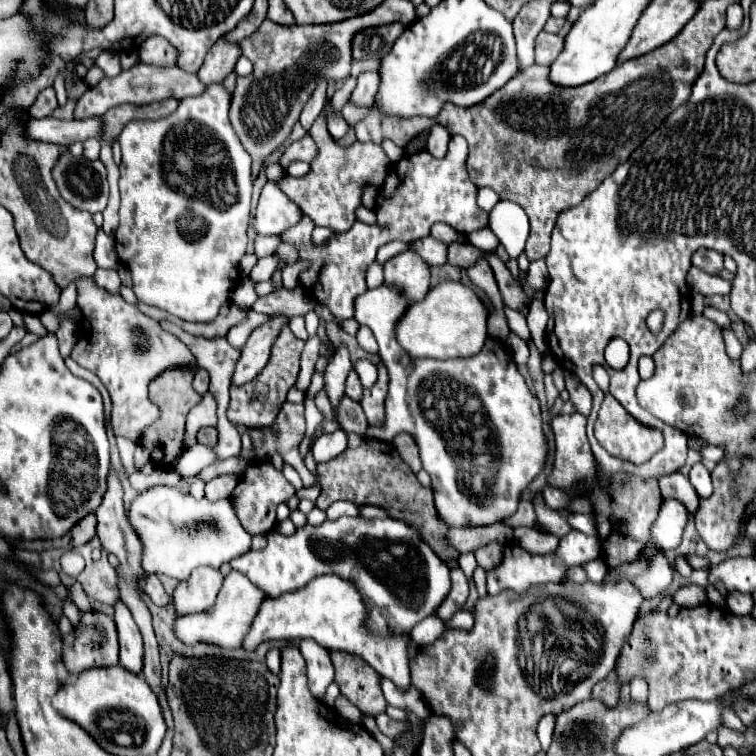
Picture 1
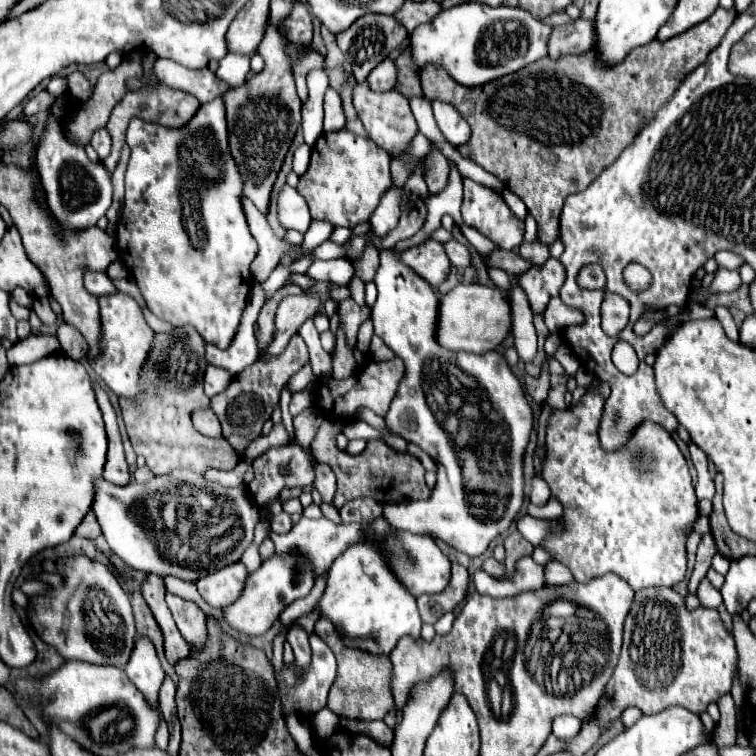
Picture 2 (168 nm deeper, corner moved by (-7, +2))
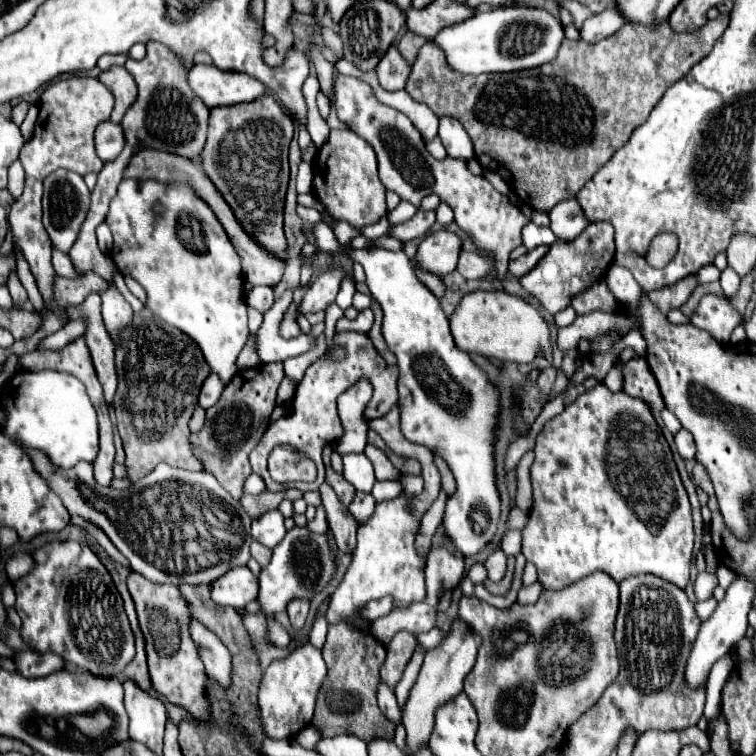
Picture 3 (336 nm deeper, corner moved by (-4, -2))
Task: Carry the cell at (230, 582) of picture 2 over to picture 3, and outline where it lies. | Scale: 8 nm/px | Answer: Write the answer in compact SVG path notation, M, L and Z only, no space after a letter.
M249 567L231 569L229 573L211 583L211 599L217 605L243 609L255 597L257 597L257 577L249 571Z

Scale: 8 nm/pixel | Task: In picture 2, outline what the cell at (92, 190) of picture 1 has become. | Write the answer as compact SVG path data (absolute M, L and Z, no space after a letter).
M48 113L44 131L38 139L38 169L42 177L42 187L46 191L48 207L58 223L68 231L82 231L100 217L106 215L112 203L112 177L106 173L104 165L94 165L88 161L84 147L70 143L60 127L60 121L54 113Z

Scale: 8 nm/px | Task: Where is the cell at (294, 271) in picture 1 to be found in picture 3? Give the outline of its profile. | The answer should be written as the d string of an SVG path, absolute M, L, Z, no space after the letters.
M383 217L381 221L377 221L377 223L371 225L371 227L363 227L363 229L361 229L361 235L365 235L367 239L379 239L379 237L385 233L385 229L389 229L387 217Z

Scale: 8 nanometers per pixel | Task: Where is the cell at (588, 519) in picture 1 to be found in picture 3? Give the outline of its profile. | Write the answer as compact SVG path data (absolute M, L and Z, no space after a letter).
M509 531L501 543L501 549L505 555L517 555L521 551L521 531Z

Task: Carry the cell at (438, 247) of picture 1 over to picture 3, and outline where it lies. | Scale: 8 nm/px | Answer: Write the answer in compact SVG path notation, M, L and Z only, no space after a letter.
M461 251L459 253L459 263L457 263L457 271L465 277L465 279L481 279L487 273L493 273L493 261L489 255L481 255L481 253L473 253L473 251Z

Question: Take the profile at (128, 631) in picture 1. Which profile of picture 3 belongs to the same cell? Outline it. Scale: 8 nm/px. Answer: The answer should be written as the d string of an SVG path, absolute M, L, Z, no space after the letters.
M127 679L123 685L125 685L125 709L131 719L129 723L131 739L143 743L153 753L161 755L163 731L167 721L167 711L163 701L143 691L131 679Z

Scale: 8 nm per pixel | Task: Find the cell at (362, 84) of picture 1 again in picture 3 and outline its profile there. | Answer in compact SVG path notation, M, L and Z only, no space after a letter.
M391 47L385 57L377 65L377 81L385 91L397 91L403 89L407 83L407 77L411 73L407 61L399 55L395 47Z

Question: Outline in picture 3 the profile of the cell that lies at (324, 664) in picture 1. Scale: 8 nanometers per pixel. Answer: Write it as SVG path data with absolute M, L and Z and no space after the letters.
M311 643L297 647L285 659L273 661L259 687L259 707L263 717L263 729L271 739L289 739L307 727L313 719L317 693L327 677L327 663L323 661L321 649Z

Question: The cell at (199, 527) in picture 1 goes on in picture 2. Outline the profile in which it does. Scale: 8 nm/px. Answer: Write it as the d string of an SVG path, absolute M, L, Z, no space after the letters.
M172 469L172 473L154 475L146 485L130 481L124 487L110 485L100 477L96 487L98 489L94 491L92 511L110 549L130 567L146 573L156 573L160 577L172 575L184 581L198 581L200 577L204 577L204 573L212 573L230 563L238 563L246 547L252 543L254 527L260 519L260 509L254 505L252 497L248 497L248 489L224 487L190 469Z

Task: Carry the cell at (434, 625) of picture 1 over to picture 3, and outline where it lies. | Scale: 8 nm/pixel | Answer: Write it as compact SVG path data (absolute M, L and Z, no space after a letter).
M417 647L417 649L415 649L409 665L407 665L401 680L394 690L401 711L408 699L409 691L417 679L423 659L425 659L425 653L427 653L427 649L423 649L423 647Z

